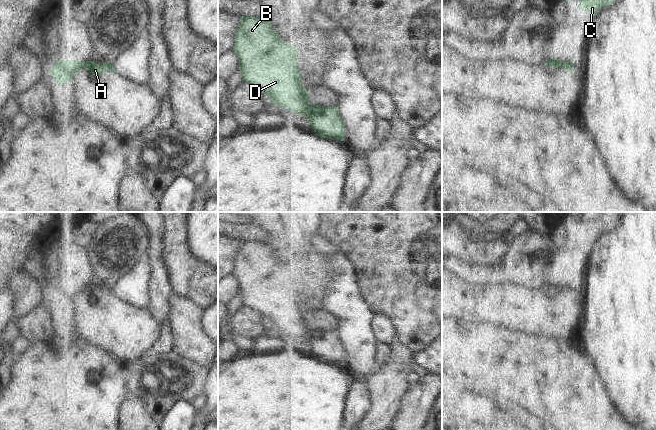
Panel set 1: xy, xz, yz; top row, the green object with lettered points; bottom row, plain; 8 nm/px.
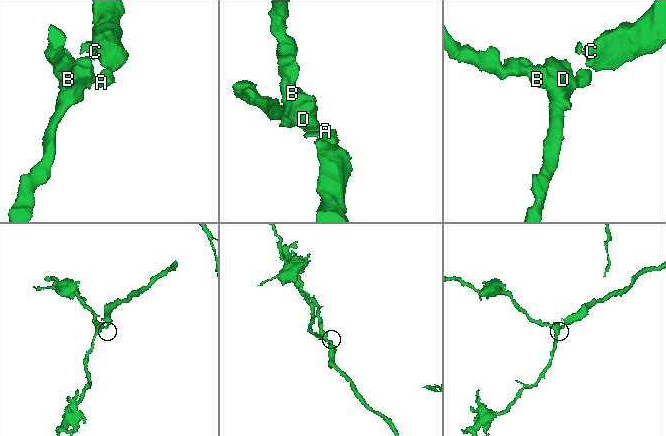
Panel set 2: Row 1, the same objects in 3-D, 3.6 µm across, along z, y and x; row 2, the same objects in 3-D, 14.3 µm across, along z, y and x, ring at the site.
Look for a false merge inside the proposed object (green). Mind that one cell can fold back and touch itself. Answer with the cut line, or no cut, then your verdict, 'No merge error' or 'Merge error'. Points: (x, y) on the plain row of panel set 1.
Split along xz (308, 327), (303, 335). Merge error.

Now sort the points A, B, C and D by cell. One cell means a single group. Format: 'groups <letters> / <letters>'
groups A / B C D

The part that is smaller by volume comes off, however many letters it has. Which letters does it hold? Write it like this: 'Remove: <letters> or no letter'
Remove: A

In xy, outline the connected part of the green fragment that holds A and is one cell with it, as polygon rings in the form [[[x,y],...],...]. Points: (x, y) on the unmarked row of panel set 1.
[[[82,285],[82,291],[95,300],[100,300],[108,295],[115,295],[114,286],[103,286],[102,288],[96,285]]]

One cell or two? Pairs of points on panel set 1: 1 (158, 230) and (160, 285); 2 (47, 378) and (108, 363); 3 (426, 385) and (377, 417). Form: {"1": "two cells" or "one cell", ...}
{"1": "one cell", "2": "one cell", "3": "two cells"}

